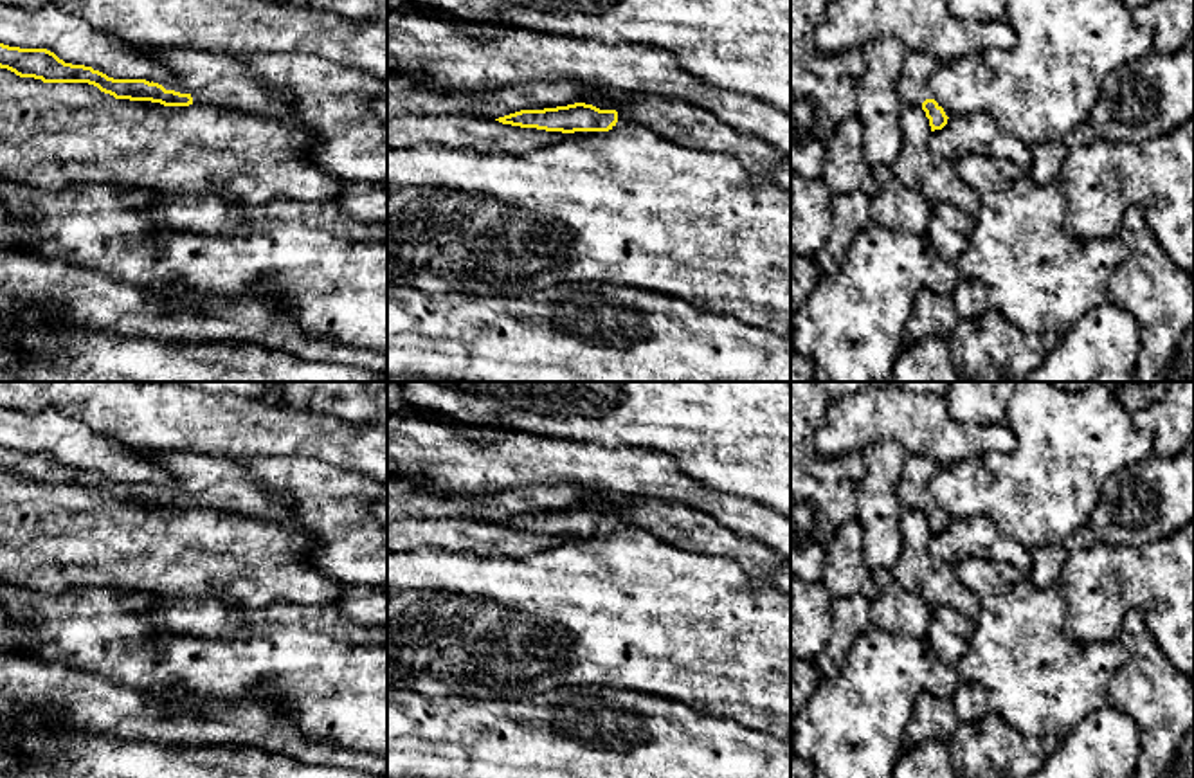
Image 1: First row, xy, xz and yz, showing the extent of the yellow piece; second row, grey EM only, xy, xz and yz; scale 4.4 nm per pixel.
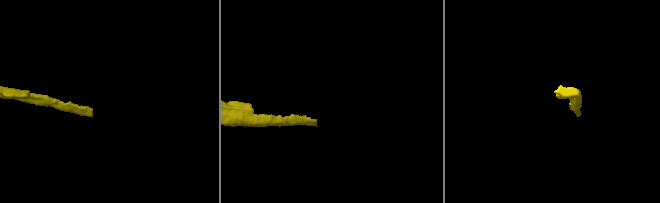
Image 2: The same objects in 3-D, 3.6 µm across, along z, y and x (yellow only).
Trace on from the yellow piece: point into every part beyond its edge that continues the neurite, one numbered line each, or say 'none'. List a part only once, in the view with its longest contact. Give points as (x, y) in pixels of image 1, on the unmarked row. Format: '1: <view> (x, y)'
1: xy (213, 483)

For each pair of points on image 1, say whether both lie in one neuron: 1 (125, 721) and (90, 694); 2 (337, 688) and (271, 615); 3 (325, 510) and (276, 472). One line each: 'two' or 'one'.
1: one
2: two
3: one

